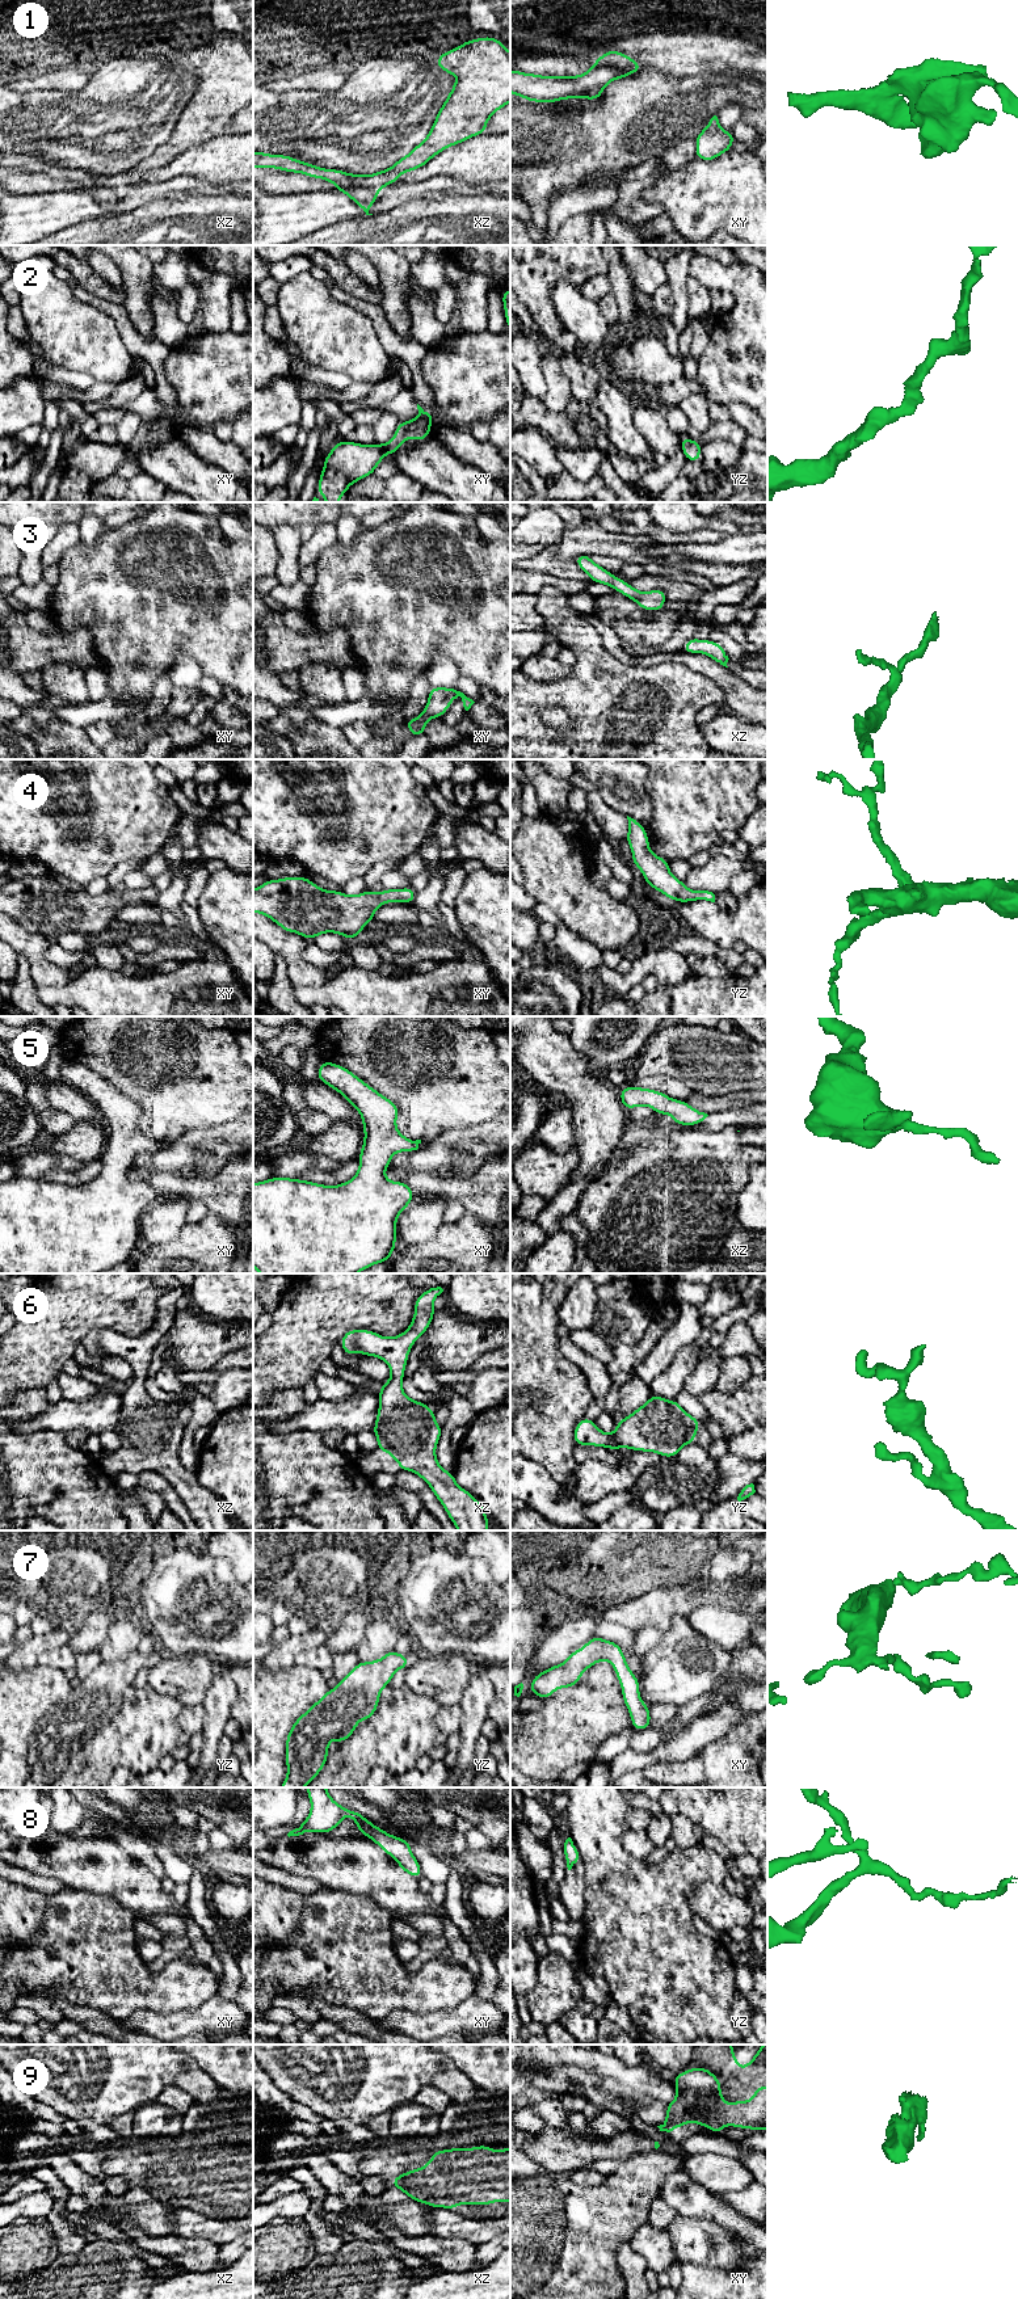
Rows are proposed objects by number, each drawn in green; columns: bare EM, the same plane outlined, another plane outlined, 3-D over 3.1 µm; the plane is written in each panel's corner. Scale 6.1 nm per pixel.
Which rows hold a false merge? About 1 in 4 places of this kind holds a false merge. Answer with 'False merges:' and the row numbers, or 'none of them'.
False merges: 1

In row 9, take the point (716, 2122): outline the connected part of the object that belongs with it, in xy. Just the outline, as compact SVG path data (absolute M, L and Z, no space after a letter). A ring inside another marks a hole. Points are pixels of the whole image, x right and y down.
M691 2067L677 2073L676 2100L666 2104L666 2121L657 2126L670 2132L690 2122L722 2132L728 2123L732 2127L767 2130L767 2085L754 2088L749 2101L732 2101L728 2106L720 2093L722 2080L708 2068Z

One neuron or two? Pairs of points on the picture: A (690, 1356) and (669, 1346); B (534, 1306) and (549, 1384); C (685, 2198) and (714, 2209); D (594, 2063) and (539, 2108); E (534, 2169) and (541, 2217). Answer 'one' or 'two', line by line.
A: two
B: one
C: one
D: two
E: two

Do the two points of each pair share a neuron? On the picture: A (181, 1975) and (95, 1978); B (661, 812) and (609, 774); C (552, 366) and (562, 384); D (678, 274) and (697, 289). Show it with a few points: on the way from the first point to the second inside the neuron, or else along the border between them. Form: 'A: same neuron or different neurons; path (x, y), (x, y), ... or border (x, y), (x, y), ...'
A: same neuron; path (160, 1980), (116, 1979)
B: different neurons; border (646, 774), (646, 792), (651, 803), (647, 829)
C: same neuron; path (552, 370), (552, 375), (558, 380)
D: different neurons; border (689, 276), (688, 314)

